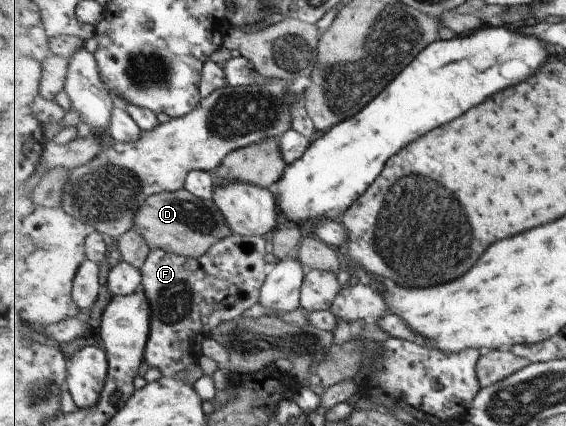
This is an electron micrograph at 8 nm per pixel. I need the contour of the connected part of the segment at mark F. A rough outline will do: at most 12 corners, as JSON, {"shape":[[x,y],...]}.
{"shape":[[261,236],[206,255],[151,250],[144,362],[196,364],[221,323],[261,301]]}

